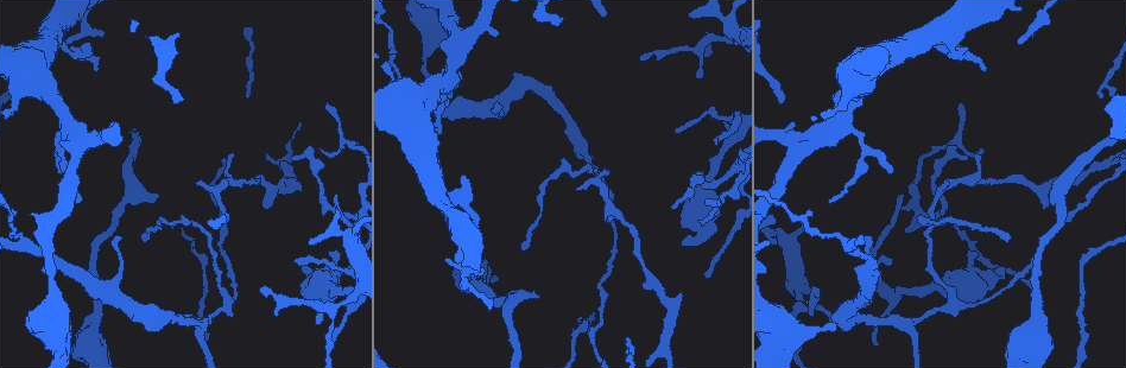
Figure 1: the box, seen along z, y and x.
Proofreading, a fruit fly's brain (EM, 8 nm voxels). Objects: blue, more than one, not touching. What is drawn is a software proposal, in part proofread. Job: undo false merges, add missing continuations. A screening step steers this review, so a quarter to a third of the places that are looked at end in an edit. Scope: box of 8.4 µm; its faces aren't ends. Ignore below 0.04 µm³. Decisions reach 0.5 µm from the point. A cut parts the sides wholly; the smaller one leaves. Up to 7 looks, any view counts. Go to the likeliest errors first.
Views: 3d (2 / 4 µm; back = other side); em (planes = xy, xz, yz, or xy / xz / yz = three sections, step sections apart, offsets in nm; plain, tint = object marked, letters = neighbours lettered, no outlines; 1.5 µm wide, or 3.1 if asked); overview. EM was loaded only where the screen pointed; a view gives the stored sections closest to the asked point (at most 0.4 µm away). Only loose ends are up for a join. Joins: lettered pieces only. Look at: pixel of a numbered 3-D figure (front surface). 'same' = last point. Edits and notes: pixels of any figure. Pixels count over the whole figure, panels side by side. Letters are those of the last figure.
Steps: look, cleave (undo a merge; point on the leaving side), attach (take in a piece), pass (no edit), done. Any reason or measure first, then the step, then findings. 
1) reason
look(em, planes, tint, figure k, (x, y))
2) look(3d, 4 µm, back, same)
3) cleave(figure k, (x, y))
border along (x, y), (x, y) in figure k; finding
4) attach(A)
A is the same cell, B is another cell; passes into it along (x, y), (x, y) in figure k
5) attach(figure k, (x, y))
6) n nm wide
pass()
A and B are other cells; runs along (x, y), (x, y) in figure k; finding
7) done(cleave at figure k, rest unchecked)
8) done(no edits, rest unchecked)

an open end
look(em, xy, step 8, letters, figure 1, (681, 242))

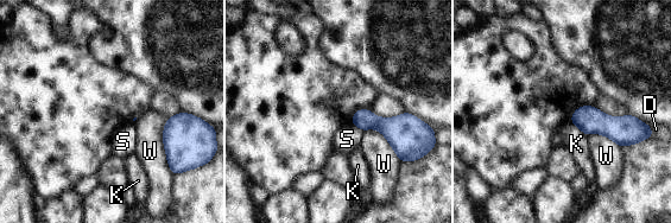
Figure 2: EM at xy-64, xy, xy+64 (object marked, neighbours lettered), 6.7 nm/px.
pass()
D, K, S and W are other cells; no lettered piece goes on from it

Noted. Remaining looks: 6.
thin end
look(3d, 2 µm, back, figure 1, (697, 79))

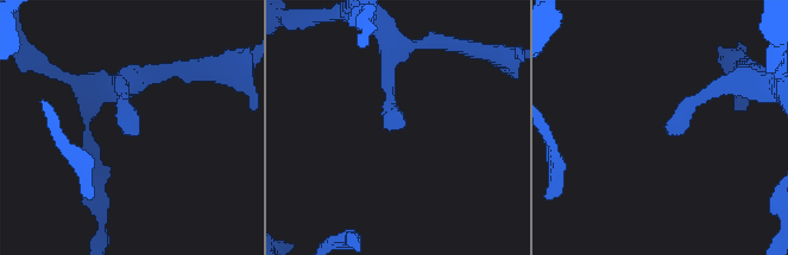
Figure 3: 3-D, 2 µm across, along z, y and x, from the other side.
look(em, planes, letters, figure 3, (137, 131))

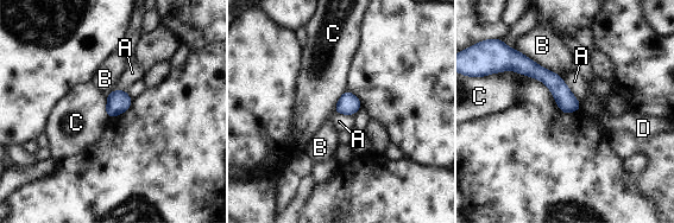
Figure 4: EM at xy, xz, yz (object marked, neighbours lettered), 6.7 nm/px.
pass()
A, B, C and D are other cells; runs along (516, 67), (545, 75), (577, 106) in figure 4; none of them fits

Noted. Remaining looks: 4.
branch stops here
look(3d, 4 µm, figure 1, (537, 295))

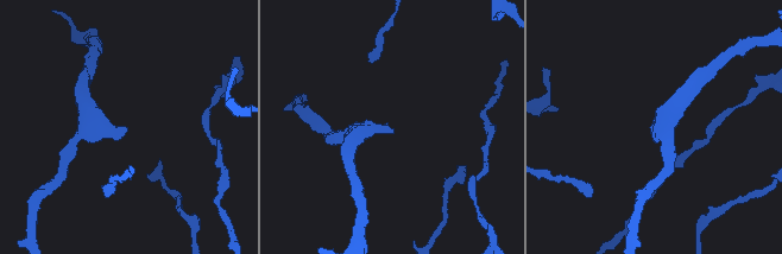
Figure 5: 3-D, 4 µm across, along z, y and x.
shape alone is not enough
look(em, planes, plain, figure 5, (127, 129))

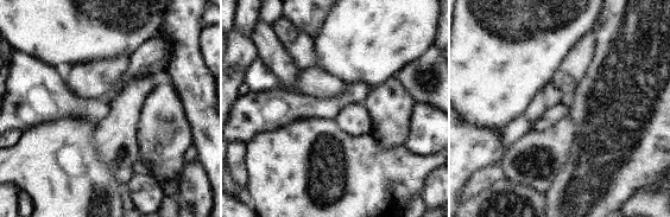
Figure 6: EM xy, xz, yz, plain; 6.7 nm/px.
look(em, planes, letters, same)

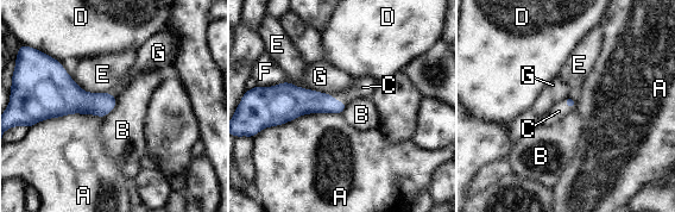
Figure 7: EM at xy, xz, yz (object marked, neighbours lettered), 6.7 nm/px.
attach(C)
C is the same cell, A, B, D, E, F and G are other cells; passes into it along (302, 101), (339, 101), (363, 87) in figure 7; the neuron continues

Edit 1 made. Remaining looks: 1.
done(attach at figure 7, rest unchecked)

